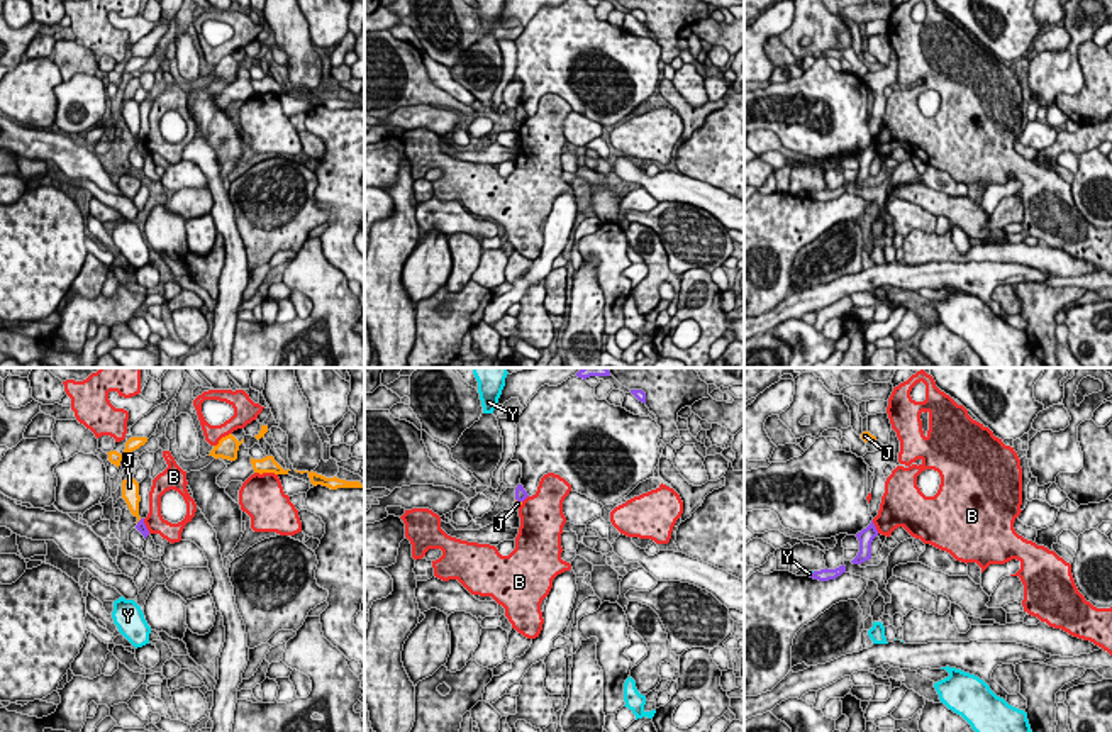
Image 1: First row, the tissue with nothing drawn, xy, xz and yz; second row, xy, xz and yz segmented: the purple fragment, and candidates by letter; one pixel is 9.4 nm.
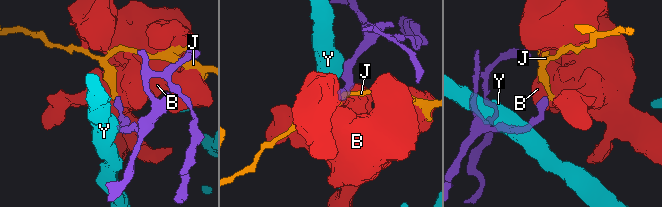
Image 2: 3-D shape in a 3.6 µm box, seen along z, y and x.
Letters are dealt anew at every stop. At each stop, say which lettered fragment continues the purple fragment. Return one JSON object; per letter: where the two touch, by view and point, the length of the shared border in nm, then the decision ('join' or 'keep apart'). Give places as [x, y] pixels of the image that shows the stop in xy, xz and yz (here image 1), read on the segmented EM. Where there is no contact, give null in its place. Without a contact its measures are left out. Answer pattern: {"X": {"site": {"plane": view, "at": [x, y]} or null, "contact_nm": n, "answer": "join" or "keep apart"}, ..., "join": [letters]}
{"B": {"site": {"plane": "yz", "at": [875, 527]}, "contact_nm": 140, "answer": "keep apart"}, "J": {"site": {"plane": "xz", "at": [519, 500]}, "contact_nm": 70, "answer": "keep apart"}, "Y": {"site": {"plane": "yz", "at": [812, 573]}, "contact_nm": 70, "answer": "keep apart"}, "join": []}

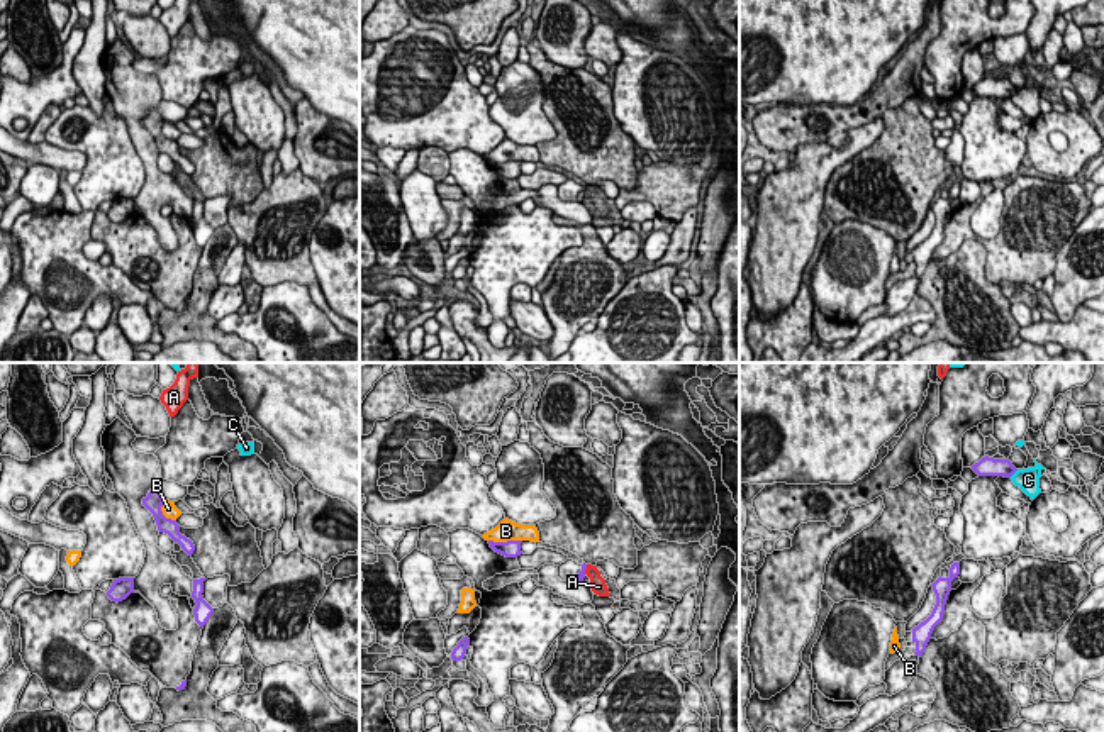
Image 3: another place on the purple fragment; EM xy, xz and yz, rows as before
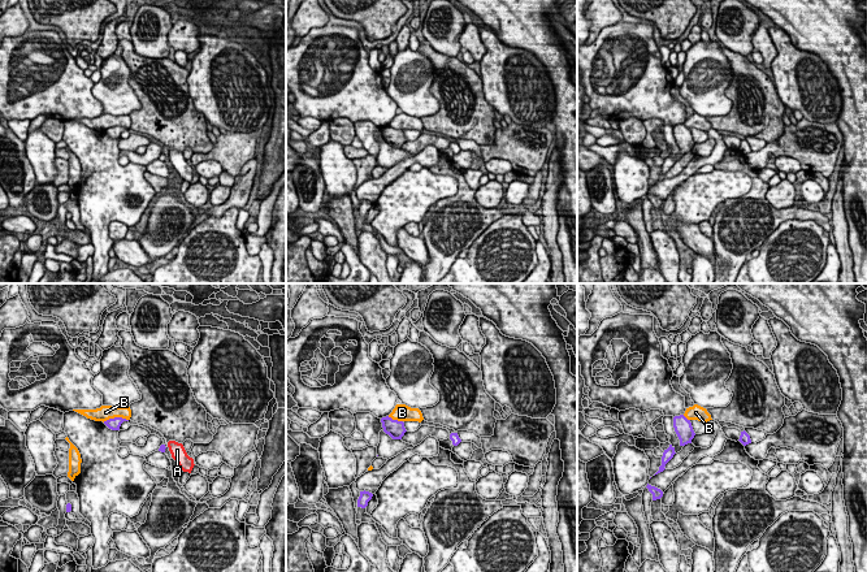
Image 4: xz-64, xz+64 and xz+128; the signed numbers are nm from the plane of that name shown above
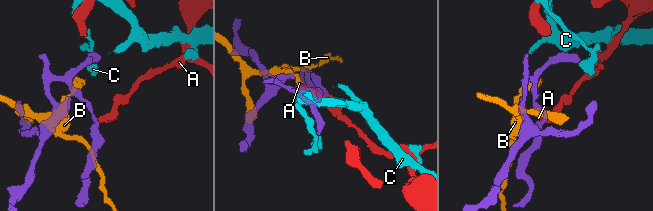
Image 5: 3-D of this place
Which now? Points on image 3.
{"A": {"site": {"plane": "xz", "at": [585, 568]}, "contact_nm": 100, "answer": "keep apart"}, "B": {"site": {"plane": "xz", "at": [507, 541]}, "contact_nm": 320, "answer": "keep apart"}, "C": {"site": {"plane": "yz", "at": [1013, 473]}, "contact_nm": 120, "answer": "keep apart"}, "join": []}

